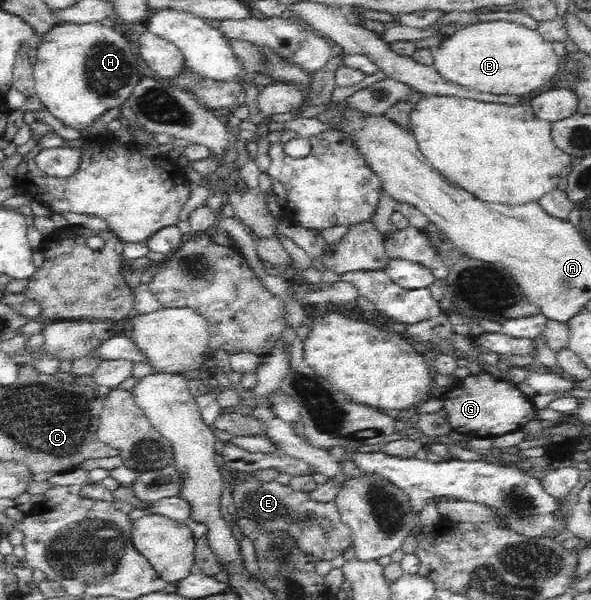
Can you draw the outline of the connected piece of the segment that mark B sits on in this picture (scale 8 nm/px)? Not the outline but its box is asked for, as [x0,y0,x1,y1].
[433,20,560,95]

